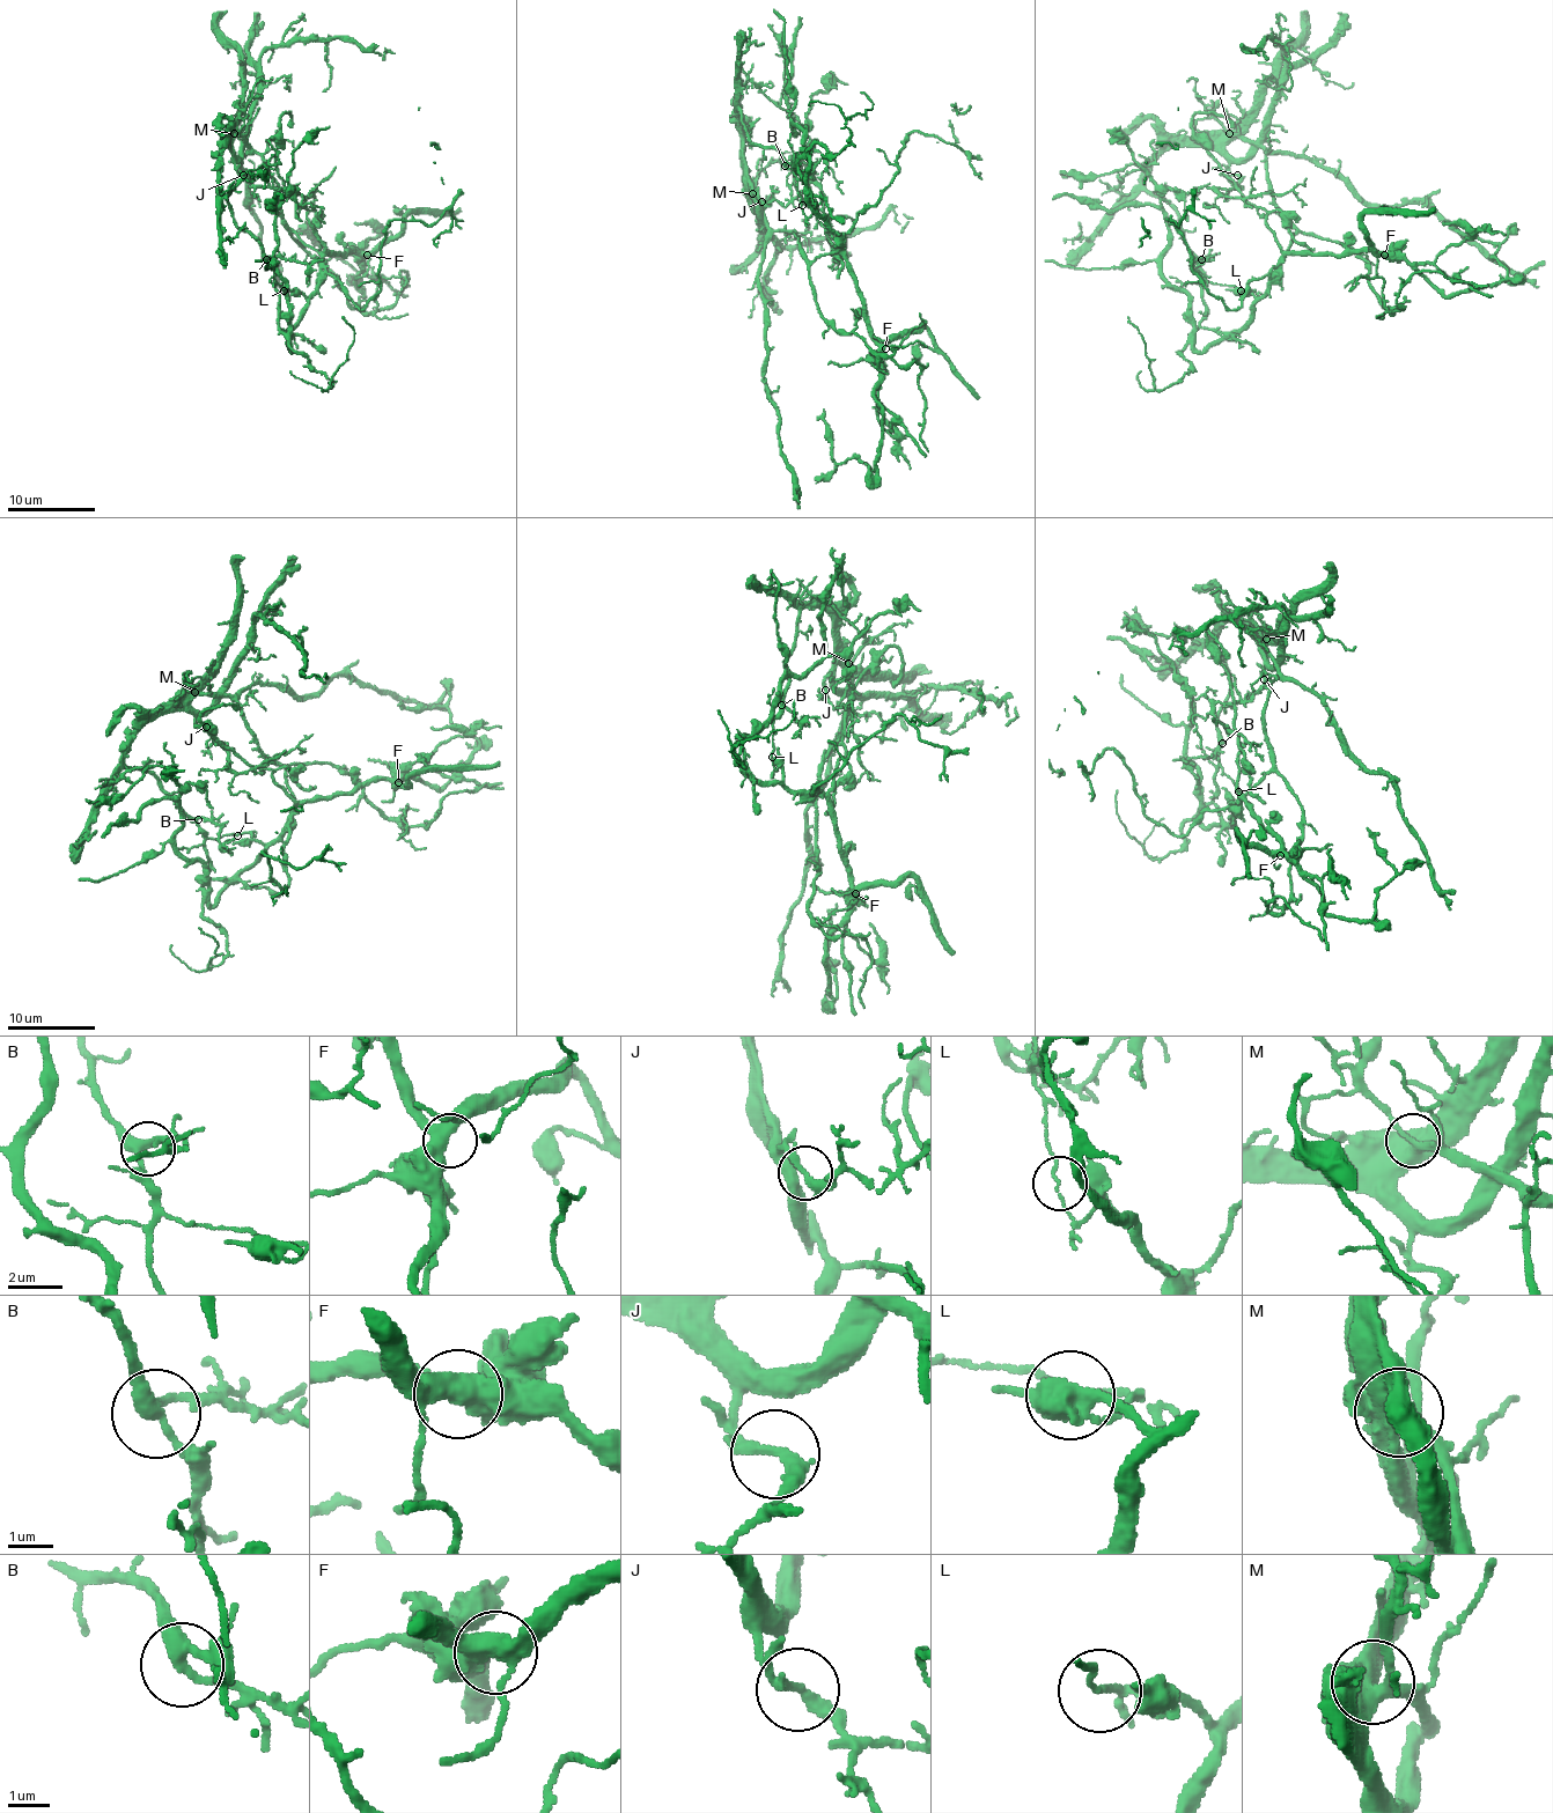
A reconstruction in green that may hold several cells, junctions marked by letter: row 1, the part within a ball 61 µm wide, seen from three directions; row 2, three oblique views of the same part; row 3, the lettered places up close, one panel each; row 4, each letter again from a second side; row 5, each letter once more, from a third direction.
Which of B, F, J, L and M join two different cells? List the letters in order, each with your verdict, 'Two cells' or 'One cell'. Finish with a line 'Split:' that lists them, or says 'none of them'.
B: One cell
F: One cell
J: One cell
L: Two cells
M: One cell
Split: L

